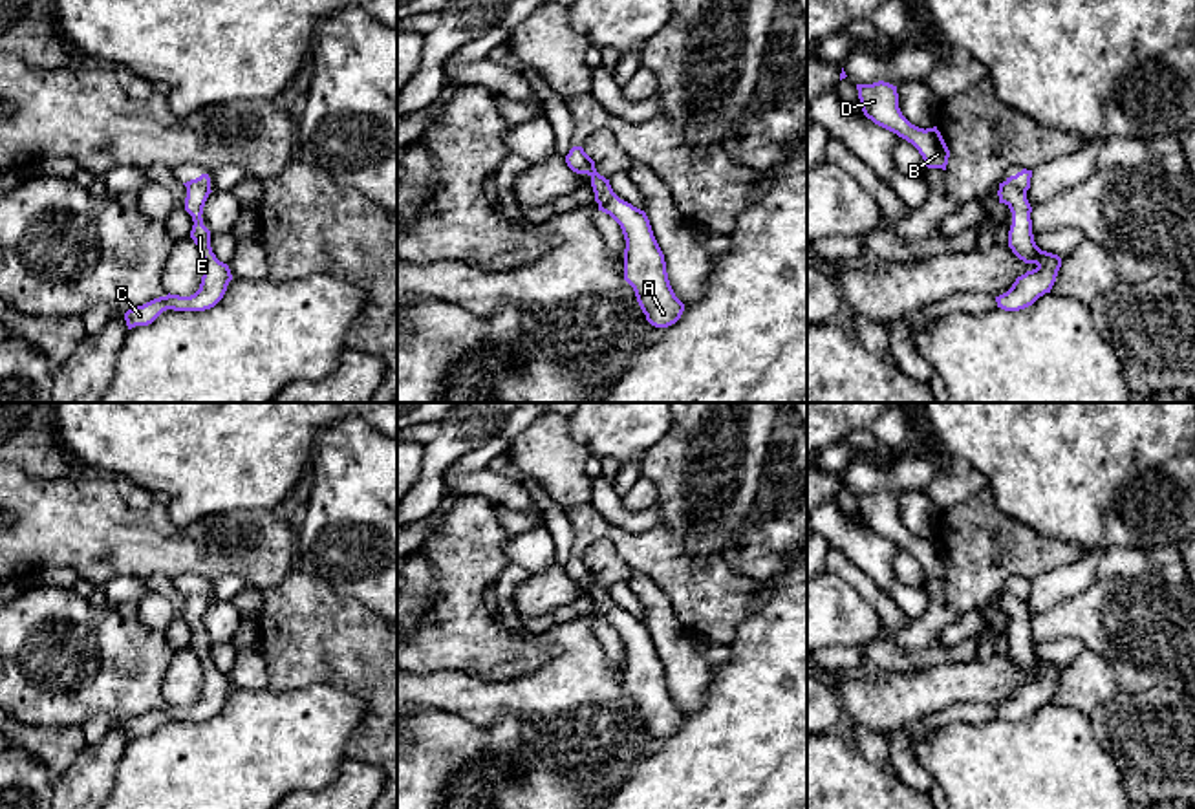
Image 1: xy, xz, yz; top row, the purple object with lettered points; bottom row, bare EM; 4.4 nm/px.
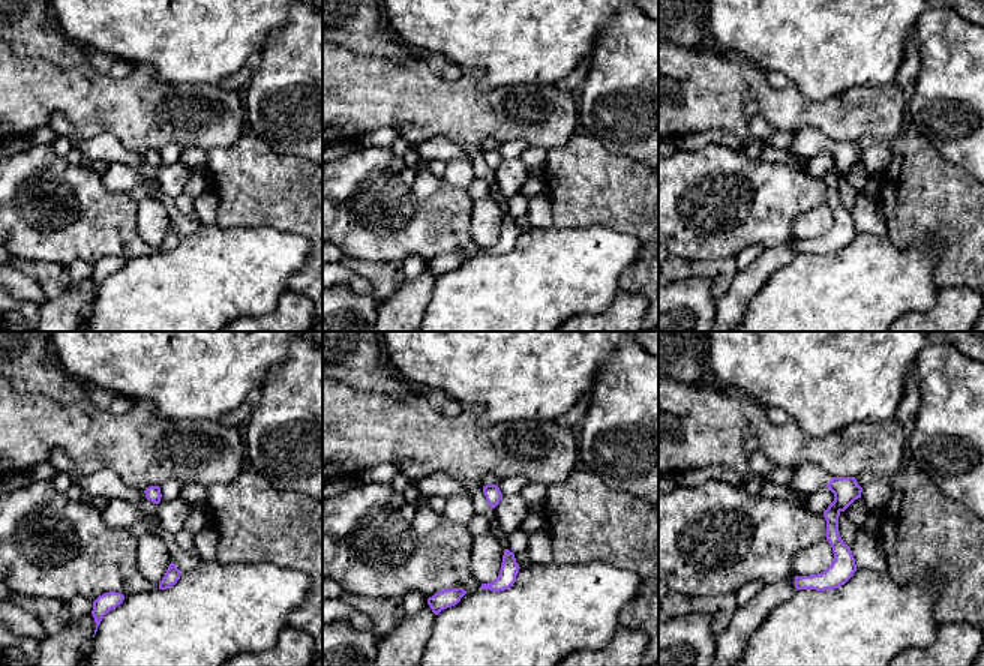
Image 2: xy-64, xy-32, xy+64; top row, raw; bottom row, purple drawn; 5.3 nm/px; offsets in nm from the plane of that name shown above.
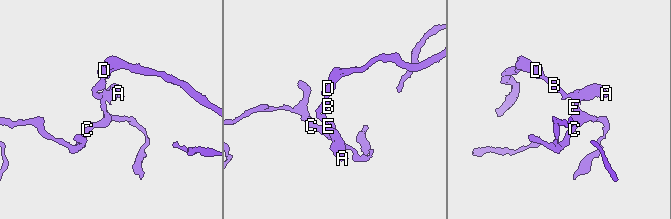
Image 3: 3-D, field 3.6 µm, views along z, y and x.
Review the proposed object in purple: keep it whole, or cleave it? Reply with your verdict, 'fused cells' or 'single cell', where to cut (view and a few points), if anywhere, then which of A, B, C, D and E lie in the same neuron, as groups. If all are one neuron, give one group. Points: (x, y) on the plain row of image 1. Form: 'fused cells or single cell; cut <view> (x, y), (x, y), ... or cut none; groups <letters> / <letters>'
fused cells; cut xy (187, 595), (202, 595), (209, 603); groups A / B C D E

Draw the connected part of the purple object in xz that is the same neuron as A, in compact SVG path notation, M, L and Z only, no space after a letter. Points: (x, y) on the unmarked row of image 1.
M595 606L595 611L598 620L609 624L622 639L626 650L624 690L633 697L646 730L655 738L675 734L684 721L684 714L670 696L664 664L646 622L619 606L608 611Z

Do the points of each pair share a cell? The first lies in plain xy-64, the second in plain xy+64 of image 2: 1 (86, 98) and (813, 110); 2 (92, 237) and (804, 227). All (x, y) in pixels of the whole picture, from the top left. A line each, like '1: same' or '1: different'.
1: same
2: different

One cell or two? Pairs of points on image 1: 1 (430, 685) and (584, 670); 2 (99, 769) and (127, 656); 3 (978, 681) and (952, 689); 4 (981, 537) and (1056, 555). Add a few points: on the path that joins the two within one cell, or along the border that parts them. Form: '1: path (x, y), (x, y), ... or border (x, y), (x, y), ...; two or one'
1: path (469, 694), (546, 694); one
2: border (125, 720), (112, 723); two
3: path (972, 681), (958, 683); one
4: path (1000, 550), (1038, 555); one

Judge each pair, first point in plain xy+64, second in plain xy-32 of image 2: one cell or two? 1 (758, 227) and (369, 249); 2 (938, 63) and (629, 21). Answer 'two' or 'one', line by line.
1: one
2: one

